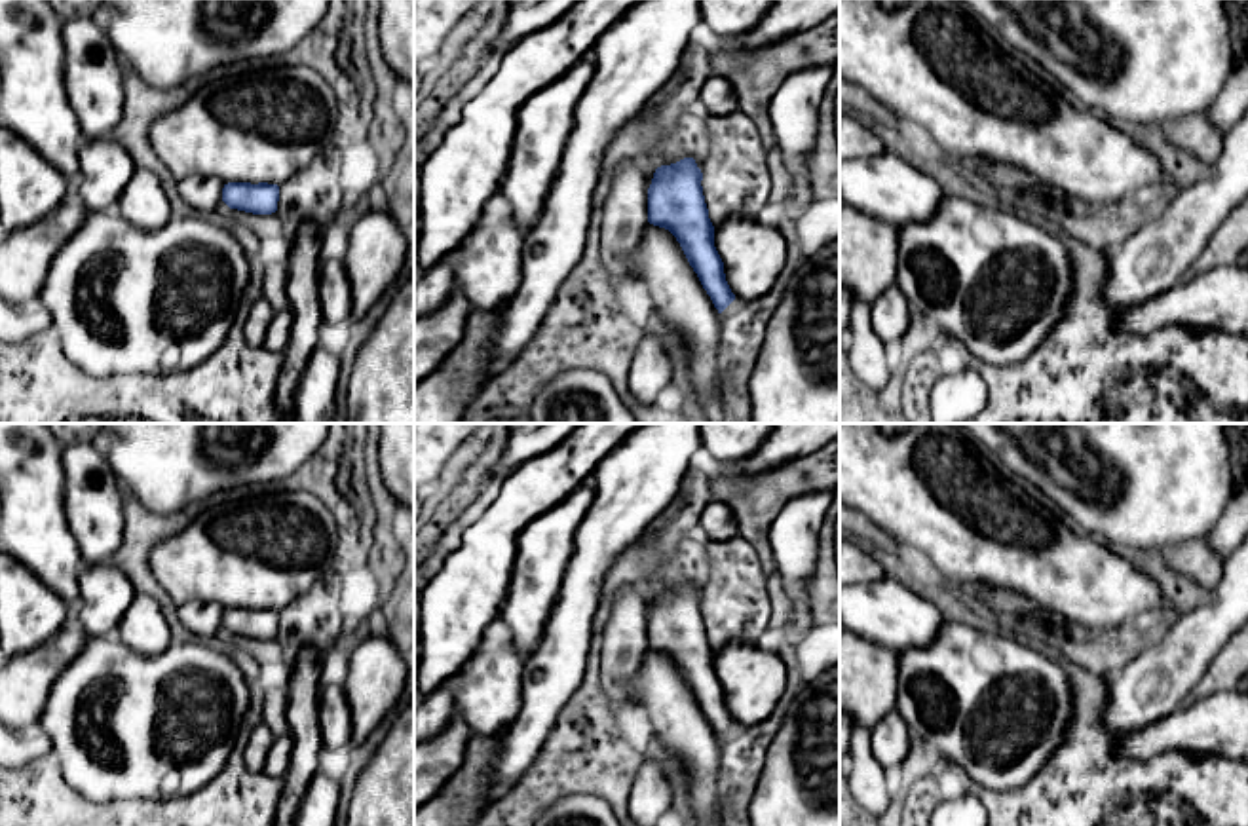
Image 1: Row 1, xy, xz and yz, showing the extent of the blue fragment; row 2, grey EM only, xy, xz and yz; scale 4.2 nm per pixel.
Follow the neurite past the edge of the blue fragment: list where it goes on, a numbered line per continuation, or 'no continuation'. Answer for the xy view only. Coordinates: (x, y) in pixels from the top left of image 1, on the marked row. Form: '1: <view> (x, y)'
1: xy (268, 124)

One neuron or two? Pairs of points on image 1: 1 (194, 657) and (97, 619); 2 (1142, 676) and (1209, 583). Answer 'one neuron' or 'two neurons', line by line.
1: two neurons
2: two neurons

